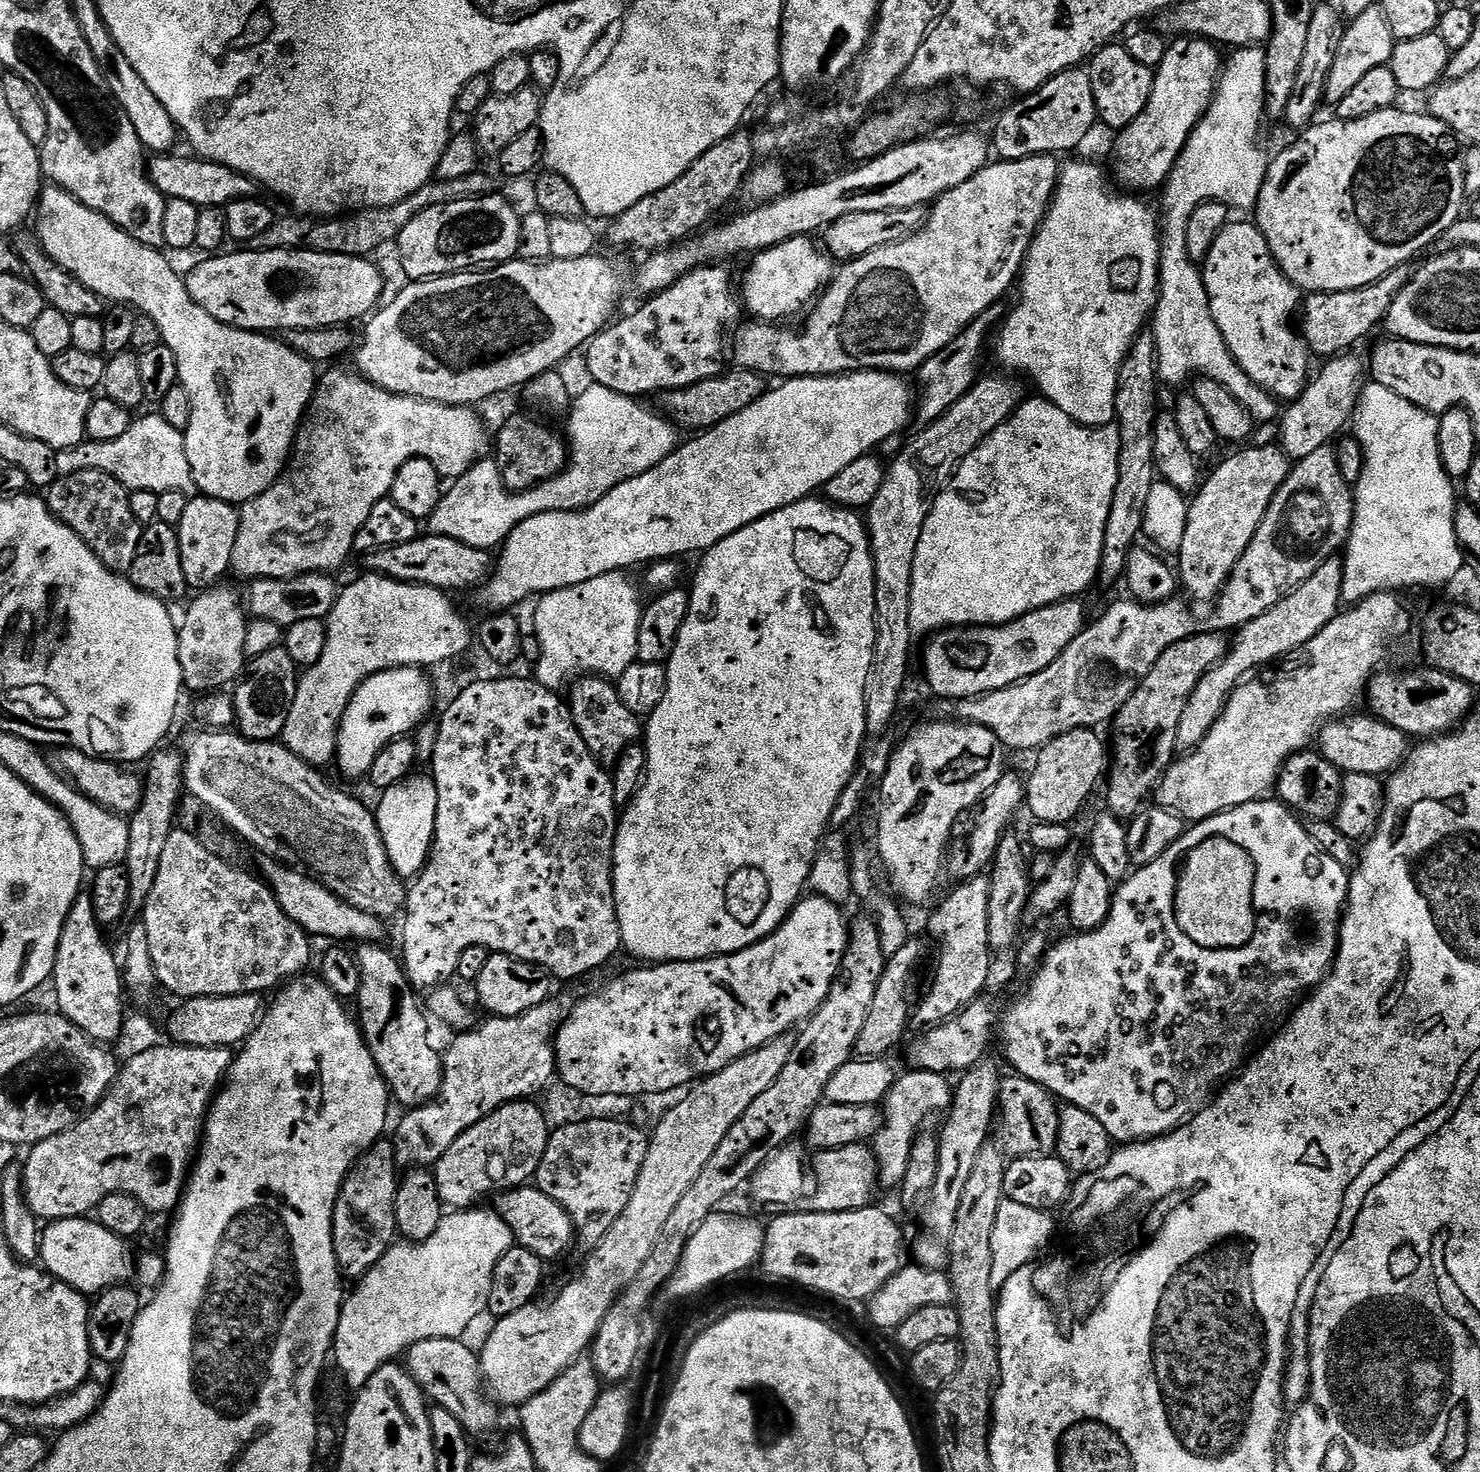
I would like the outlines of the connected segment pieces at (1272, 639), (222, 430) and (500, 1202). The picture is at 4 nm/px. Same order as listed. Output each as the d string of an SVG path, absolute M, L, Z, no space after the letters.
M1343 559L1327 560L1322 566L1318 566L1318 570L1314 570L1314 574L1310 574L1310 578L1306 578L1306 582L1302 582L1290 595L1282 598L1278 606L1266 610L1249 624L1241 625L1235 633L1236 640L1234 636L1231 641L1228 653L1221 658L1216 667L1211 668L1200 679L1198 686L1194 686L1194 694L1190 694L1186 710L1182 710L1176 739L1177 749L1181 753L1187 754L1202 743L1214 722L1218 722L1224 703L1228 701L1228 695L1247 677L1244 676L1247 672L1252 672L1263 664L1272 664L1275 660L1280 662L1291 656L1338 615L1342 608L1340 595L1343 577Z
M48 186L40 193L34 212L34 235L62 270L69 272L82 286L94 290L105 302L130 304L137 313L154 318L163 344L174 350L178 358L179 384L190 394L190 426L183 433L186 442L186 458L190 458L190 470L197 489L210 498L218 498L227 504L243 506L258 498L284 471L292 445L296 443L296 429L312 394L316 391L318 372L311 360L285 344L283 339L273 338L262 332L247 332L218 322L202 306L190 298L187 283L172 269L163 251L146 246L130 234L126 234L110 218L90 210L78 202L65 188Z
M521 1186L507 1189L495 1197L494 1211L510 1228L515 1243L521 1248L530 1250L530 1254L538 1254L538 1258L545 1262L556 1260L568 1247L572 1240L577 1239L576 1227L572 1219L550 1194L542 1194L542 1190L535 1186Z

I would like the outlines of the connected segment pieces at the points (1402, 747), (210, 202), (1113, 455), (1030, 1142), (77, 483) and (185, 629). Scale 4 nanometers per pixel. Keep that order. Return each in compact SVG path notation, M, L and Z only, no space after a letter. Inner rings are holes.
M1345 714L1337 719L1329 720L1321 727L1318 733L1318 751L1324 755L1326 762L1330 762L1335 768L1344 774L1370 774L1381 778L1387 777L1403 761L1410 751L1409 737L1402 730L1390 726L1386 722L1376 719L1371 714L1364 716L1352 716Z
M156 154L150 160L152 185L168 200L194 202L196 208L225 208L235 200L250 200L257 195L258 185L246 174L230 170L213 160L202 160L195 155Z
M1043 398L1025 399L1016 413L998 430L994 430L979 446L956 467L952 479L938 494L926 526L922 526L922 538L918 538L918 550L914 554L914 570L910 586L910 626L917 637L924 638L942 628L966 628L969 626L991 626L1017 620L1022 614L1033 612L1047 604L1060 600L1080 598L1100 575L1102 558L1102 538L1106 538L1106 520L1110 518L1110 504L1114 502L1114 488L1118 486L1118 450L1120 430L1115 423L1102 428L1090 428L1070 418L1058 406Z
M1005 1075L1000 1081L998 1123L994 1128L1000 1151L1008 1158L1053 1155L1058 1142L1060 1110L1061 1105L1057 1097L1046 1091L1038 1082L1025 1076Z
M78 470L69 476L57 475L55 482L46 489L48 509L55 514L112 572L131 573L134 554L144 533L138 518L130 510L129 489L102 470Z
M217 586L199 593L200 596L184 612L184 621L178 624L180 637L178 638L178 662L182 666L184 688L195 694L215 693L217 690L227 689L239 681L246 663L246 630L250 623L249 613L242 603L242 596L232 588Z

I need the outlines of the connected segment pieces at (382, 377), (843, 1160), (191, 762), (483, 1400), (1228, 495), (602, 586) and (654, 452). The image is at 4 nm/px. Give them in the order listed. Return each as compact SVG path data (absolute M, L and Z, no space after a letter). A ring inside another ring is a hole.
M593 254L586 258L566 258L565 260L521 260L519 258L508 261L507 264L497 264L487 270L469 270L454 272L450 276L433 276L426 280L414 280L405 283L405 288L379 310L371 313L370 319L363 325L364 337L359 337L358 347L355 349L355 371L365 376L372 384L390 390L394 394L403 396L417 396L423 400L433 400L443 404L462 404L465 406L480 406L483 400L496 396L499 392L508 392L511 388L519 389L530 383L535 376L543 372L553 371L571 352L585 347L593 336L597 336L602 329L608 327L610 321L617 315L616 307L628 288L628 268L620 260L607 260L601 254Z
M867 1143L851 1144L841 1148L830 1148L815 1153L816 1161L811 1161L810 1172L816 1175L816 1189L806 1204L810 1212L853 1212L859 1208L867 1208L873 1203L872 1191L878 1188L878 1165L875 1151Z
M232 730L202 731L190 733L182 749L184 786L189 797L192 795L198 803L205 804L246 843L261 848L265 857L303 870L356 908L381 918L401 915L406 884L387 857L383 836L376 824L376 813L371 807L368 809L362 801L327 784L313 765L295 756L283 743L247 740Z
M430 1338L426 1342L418 1342L407 1350L406 1367L425 1397L435 1407L450 1410L450 1414L454 1414L454 1418L462 1422L469 1437L488 1436L500 1424L501 1409L486 1391L477 1349L472 1349L470 1345L463 1344L464 1342L460 1338Z
M1275 443L1272 444L1264 444L1261 448L1244 446L1233 451L1236 452L1233 456L1226 457L1209 476L1207 473L1203 477L1202 483L1191 497L1185 534L1182 537L1181 550L1178 553L1178 560L1180 560L1178 580L1183 590L1185 588L1196 600L1212 602L1219 596L1220 590L1230 578L1238 558L1242 558L1242 554L1246 552L1246 546L1250 546L1250 538L1254 538L1274 494L1280 489L1282 482L1286 482L1286 478L1290 474L1293 461L1284 453L1283 448Z
M624 572L598 574L590 582L578 582L578 586L566 586L562 590L545 592L535 601L536 640L540 643L540 657L536 660L534 679L553 690L567 689L582 676L593 675L619 678L623 672L637 663L638 622L642 611L642 599L631 575Z
M589 383L587 387L581 396L577 395L573 399L566 416L568 419L566 440L570 445L570 459L564 471L524 492L513 492L511 488L505 488L504 479L495 459L479 460L473 468L466 470L466 474L455 477L449 483L452 484L449 488L447 485L438 506L428 515L427 531L434 536L458 538L458 542L466 542L475 548L496 550L503 545L505 538L514 530L514 526L518 526L526 518L534 518L534 514L539 512L574 512L588 508L595 500L606 498L606 494L610 494L614 486L658 466L661 460L676 451L678 428L671 419L665 418L659 411L656 413L643 408L640 405L643 403L639 399L623 396L601 384Z

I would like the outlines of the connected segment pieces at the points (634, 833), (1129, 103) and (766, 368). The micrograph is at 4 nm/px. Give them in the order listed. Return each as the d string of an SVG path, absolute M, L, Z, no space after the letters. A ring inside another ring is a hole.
M809 498L799 500L790 506L780 508L777 512L758 518L750 526L722 538L713 548L699 557L700 569L692 580L690 587L690 610L686 614L686 622L682 622L682 630L678 630L678 642L674 642L674 650L667 662L668 681L666 694L662 694L662 702L652 711L646 720L646 735L642 743L648 754L648 770L644 773L644 782L636 791L636 796L619 813L614 838L614 858L612 859L612 881L614 882L614 902L620 927L620 942L623 951L637 956L640 962L655 962L667 964L677 960L708 960L711 956L729 956L738 950L746 950L760 940L765 940L771 932L780 927L782 921L792 913L792 909L800 903L809 883L811 866L820 849L822 839L832 824L834 806L838 806L838 798L842 790L857 775L858 765L862 760L862 749L866 744L868 727L866 726L866 674L870 674L870 662L874 658L874 642L876 641L876 607L874 606L874 558L872 547L868 541L868 525L865 517L859 511L851 508L839 508L836 504L828 503L824 498Z
M1109 42L1087 61L1086 71L1090 78L1090 86L1094 86L1094 102L1096 114L1101 125L1119 130L1130 126L1142 110L1146 110L1146 102L1150 102L1153 69L1142 66L1142 62L1134 62L1130 54L1116 42Z
M1055 155L1027 156L1021 160L1000 160L989 162L974 178L966 178L962 186L954 186L954 190L942 193L931 205L926 216L926 223L917 232L903 236L898 242L890 242L886 246L878 246L878 250L870 250L870 254L862 254L858 258L841 263L835 269L828 287L821 291L818 299L811 305L807 313L808 321L804 324L804 332L795 332L792 326L781 326L776 322L741 323L735 329L736 341L731 341L730 356L736 359L736 368L748 368L765 377L795 378L797 376L843 376L849 372L895 372L897 374L915 373L921 364L927 362L931 356L936 356L947 344L954 342L958 334L965 332L969 326L985 312L995 309L996 303L1008 292L1008 287L1017 283L1020 270L1024 266L1024 256L1032 239L1040 229L1044 217L1048 215L1048 207L1052 205L1052 198L1056 195L1056 185L1060 182L1061 161Z

